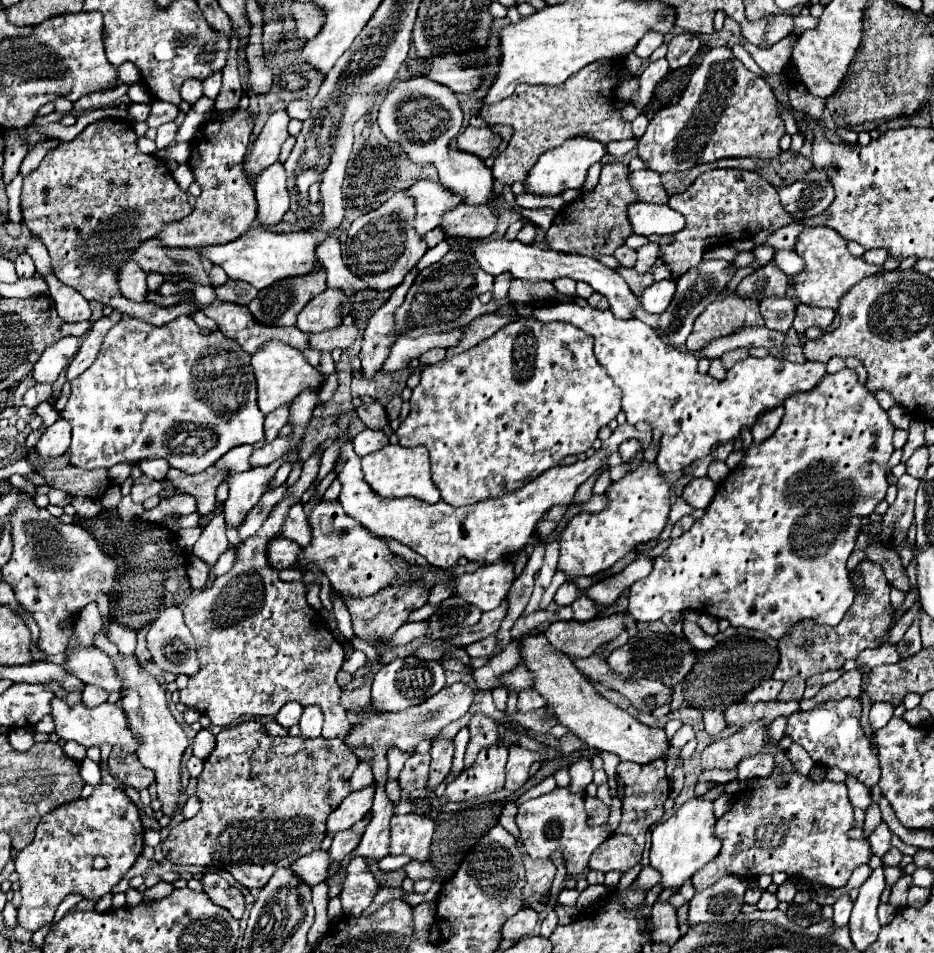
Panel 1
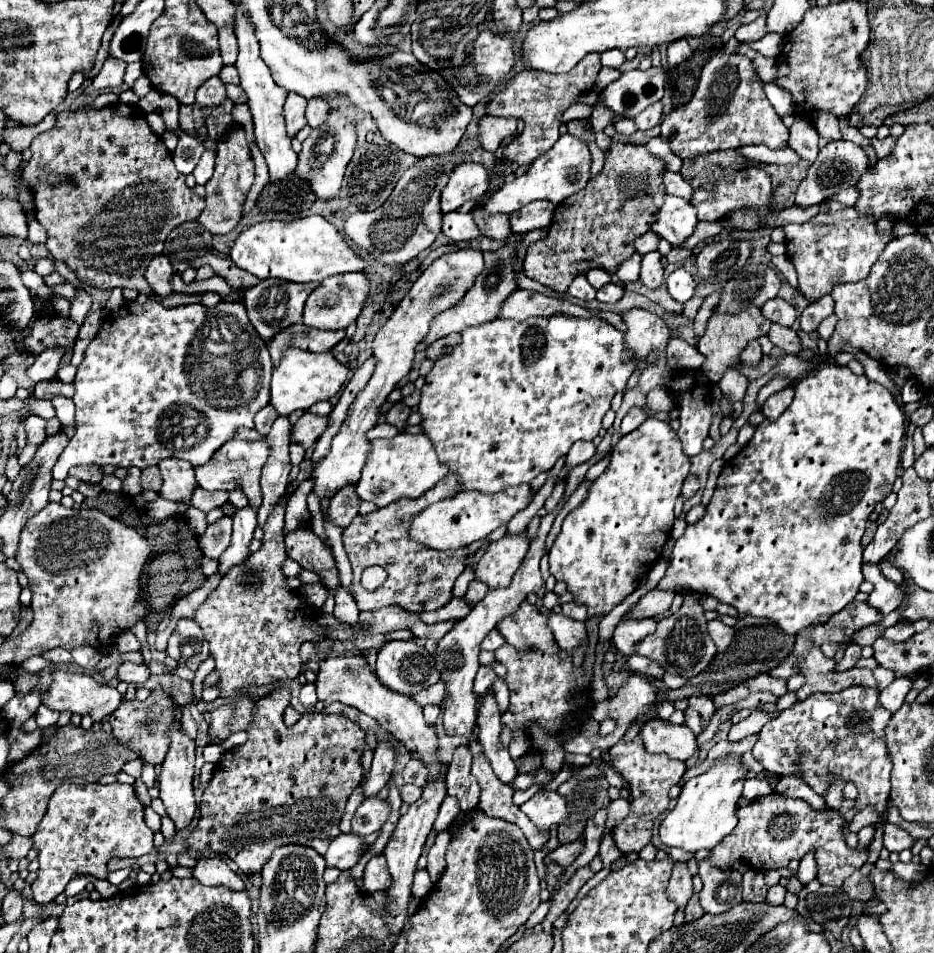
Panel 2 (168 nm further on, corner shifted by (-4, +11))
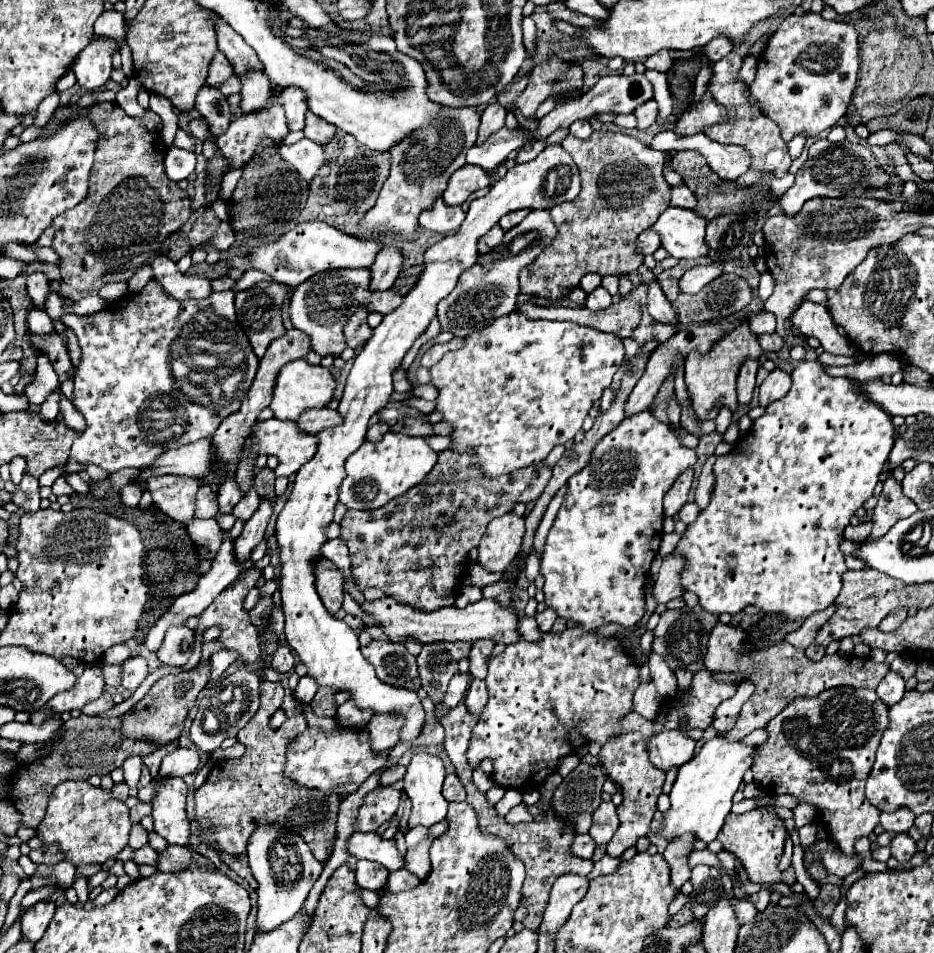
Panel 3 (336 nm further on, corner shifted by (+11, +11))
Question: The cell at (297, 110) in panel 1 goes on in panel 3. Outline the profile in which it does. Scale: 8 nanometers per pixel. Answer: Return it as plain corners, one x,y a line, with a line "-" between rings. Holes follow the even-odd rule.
306,113
306,127
304,127
304,135
308,137
308,139
312,139
312,141
316,141
316,143
322,143
322,145
326,145
330,139
332,139
332,135
336,133
336,127
334,125
330,125
328,121
324,121
324,119
320,119
320,117
316,117
314,113

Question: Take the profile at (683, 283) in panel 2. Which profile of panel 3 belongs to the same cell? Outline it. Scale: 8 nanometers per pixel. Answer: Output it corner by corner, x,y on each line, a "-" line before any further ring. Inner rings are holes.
698,265
686,271
676,283
678,283
680,293
696,295
706,283
716,279
720,273
722,273
722,265

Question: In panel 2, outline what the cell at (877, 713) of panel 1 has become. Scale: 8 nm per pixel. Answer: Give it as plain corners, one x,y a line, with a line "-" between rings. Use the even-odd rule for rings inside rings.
897,677
889,687
881,691
879,705
895,713
905,703
905,695
911,691
911,687
913,687
913,681
909,677

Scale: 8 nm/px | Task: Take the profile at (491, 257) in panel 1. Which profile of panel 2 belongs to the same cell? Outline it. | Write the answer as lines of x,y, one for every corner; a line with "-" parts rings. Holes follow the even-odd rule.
459,211
445,213
445,215
443,215
441,231
443,231
449,239
461,241
461,243
467,243
467,241
471,241
471,239
477,239
477,237
481,235
479,229
477,229
477,225
473,223
471,213
459,213

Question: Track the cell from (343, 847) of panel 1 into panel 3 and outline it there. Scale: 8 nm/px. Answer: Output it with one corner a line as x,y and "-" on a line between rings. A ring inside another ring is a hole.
376,787
364,797
354,821
356,831
376,831
386,819
390,819
400,805
402,791
392,787

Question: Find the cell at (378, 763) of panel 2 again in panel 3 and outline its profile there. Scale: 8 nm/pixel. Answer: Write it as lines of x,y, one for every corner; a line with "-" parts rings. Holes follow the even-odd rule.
374,715
368,723
370,747
374,753
390,751
398,743
398,731
402,721
392,715

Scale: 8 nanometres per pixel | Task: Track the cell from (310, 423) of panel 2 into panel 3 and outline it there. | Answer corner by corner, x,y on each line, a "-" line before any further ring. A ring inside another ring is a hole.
322,407
322,409
310,409
308,413
302,413
296,421
298,429
302,429
308,435
316,435
322,429
330,429
334,425
342,423
342,417
338,411

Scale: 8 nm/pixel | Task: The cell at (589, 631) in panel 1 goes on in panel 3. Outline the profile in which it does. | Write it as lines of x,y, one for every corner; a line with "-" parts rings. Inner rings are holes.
668,555
662,561
660,567
660,575
652,587
652,595
656,599
656,603
668,603
670,599
682,597
684,587
680,583
680,571
684,567
684,559
678,555

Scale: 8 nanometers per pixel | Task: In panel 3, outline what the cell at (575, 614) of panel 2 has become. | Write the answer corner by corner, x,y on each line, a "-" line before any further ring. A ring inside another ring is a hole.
546,607
542,613
536,613
536,621
538,621
538,627
542,631
550,631
550,627
554,625
554,621
558,619
558,613
552,609
552,607

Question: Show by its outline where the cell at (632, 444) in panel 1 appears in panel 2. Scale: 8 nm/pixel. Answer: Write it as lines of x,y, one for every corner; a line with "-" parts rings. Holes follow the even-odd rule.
649,417
639,429
617,439
611,451
609,467
593,481
585,501
565,517
563,529
549,551
551,575
557,581
567,583
567,591
573,595
573,601
585,605
589,617
607,615
637,589
637,581
657,563
673,529
673,507
689,469
691,459
681,451
677,431
673,431
665,421

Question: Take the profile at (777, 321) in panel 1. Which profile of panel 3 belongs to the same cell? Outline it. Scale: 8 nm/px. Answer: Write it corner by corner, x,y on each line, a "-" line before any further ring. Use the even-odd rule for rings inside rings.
770,311
756,313
756,317
750,317
748,323
750,323
752,333
756,333
756,335
760,335
760,333
774,333
774,329
776,329
776,317

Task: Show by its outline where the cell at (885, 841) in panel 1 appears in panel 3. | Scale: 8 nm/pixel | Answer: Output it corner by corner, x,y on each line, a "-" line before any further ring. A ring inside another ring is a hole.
898,833
892,841
890,841
890,851
892,857
896,857
900,863
908,861
914,853
916,853
916,841
908,835
908,833

